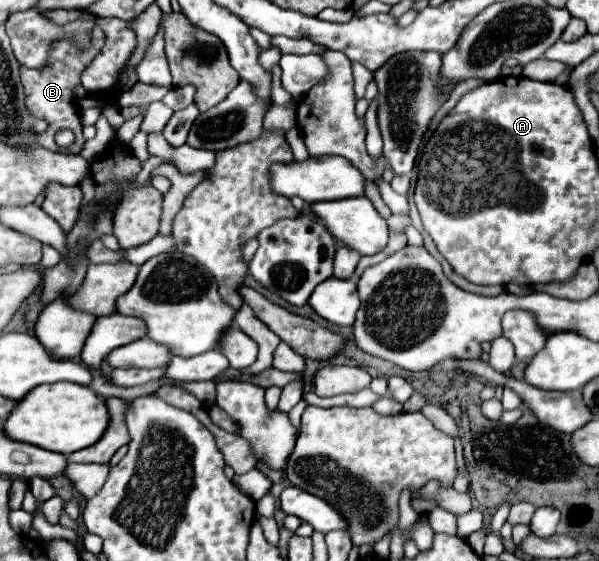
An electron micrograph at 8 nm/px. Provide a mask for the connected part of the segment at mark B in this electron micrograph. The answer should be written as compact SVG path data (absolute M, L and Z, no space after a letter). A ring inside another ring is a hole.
M95 24L93 26L93 44L85 54L75 54L71 44L61 42L61 44L57 44L57 54L53 54L53 64L49 68L45 68L43 72L21 66L21 82L25 88L25 106L29 108L31 116L47 122L47 130L43 134L37 134L37 138L35 138L39 146L57 150L57 152L65 152L65 154L79 154L83 150L85 136L83 136L83 124L81 124L81 110L79 110L77 100L73 100L73 88L81 84L81 68L85 68L85 64L89 64L89 60L93 60L93 56L97 56L97 50L101 52L103 44L105 44L105 34ZM63 128L73 130L77 136L77 142L71 148L59 148L53 140L55 132L59 132Z

